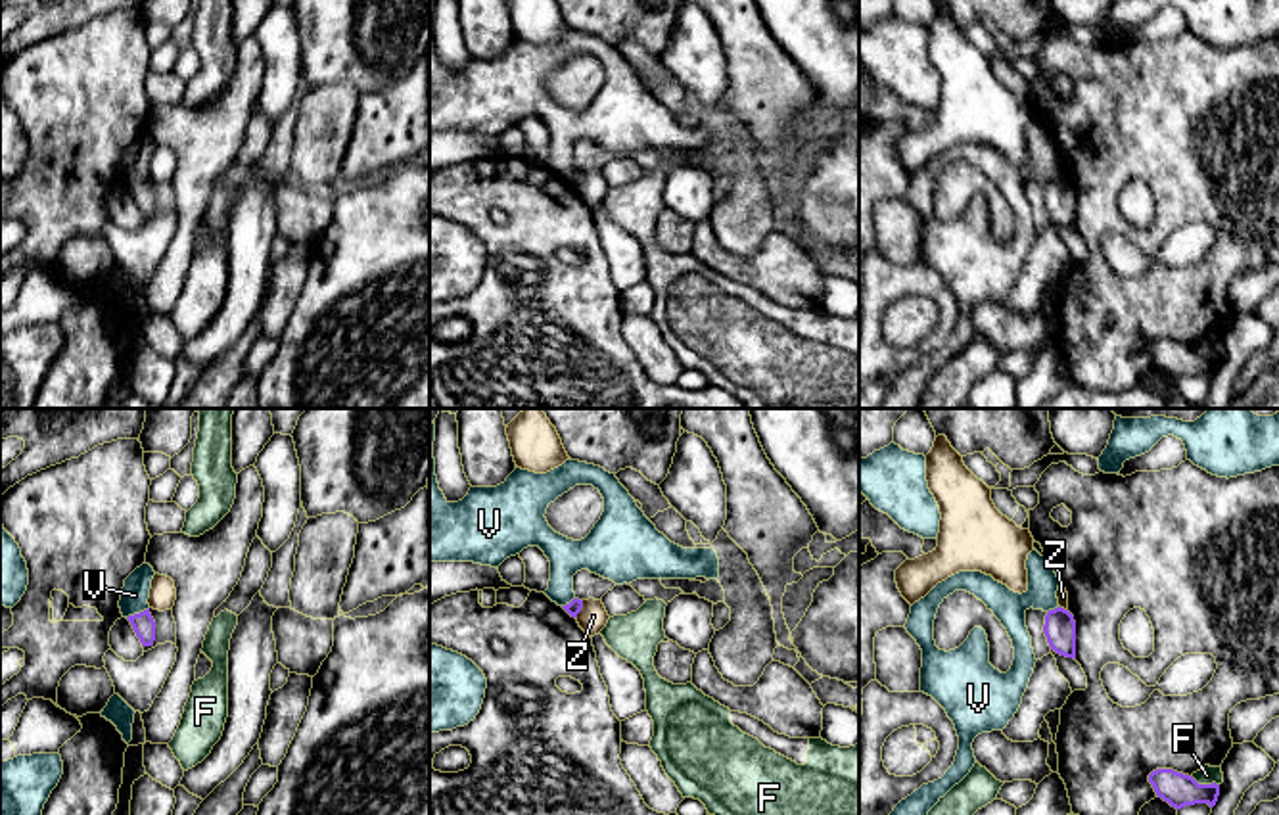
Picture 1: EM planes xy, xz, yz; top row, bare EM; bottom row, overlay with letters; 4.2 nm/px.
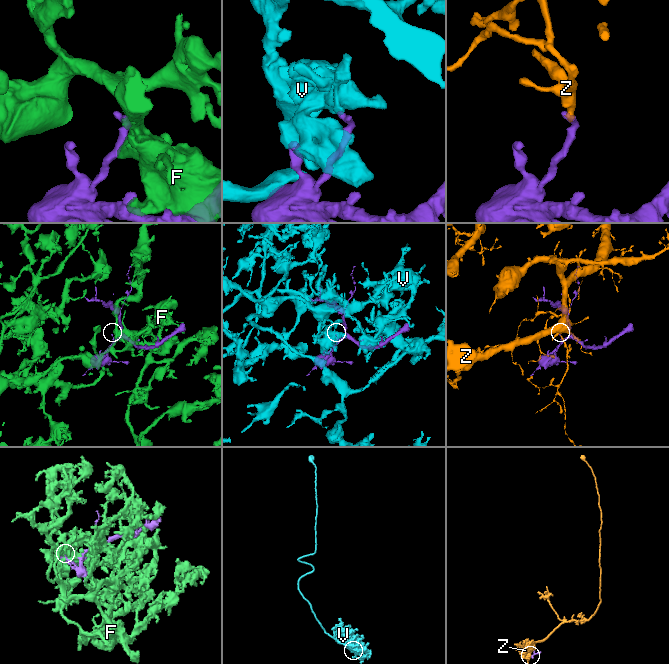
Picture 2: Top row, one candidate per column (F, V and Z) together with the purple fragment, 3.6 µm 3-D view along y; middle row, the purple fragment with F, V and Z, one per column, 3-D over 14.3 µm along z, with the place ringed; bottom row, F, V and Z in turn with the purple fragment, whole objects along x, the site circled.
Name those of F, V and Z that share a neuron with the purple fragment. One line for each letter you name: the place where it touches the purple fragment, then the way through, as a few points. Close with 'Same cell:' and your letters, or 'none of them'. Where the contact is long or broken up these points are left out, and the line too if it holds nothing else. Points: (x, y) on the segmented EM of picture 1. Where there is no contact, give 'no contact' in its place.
Same cell: none of them

